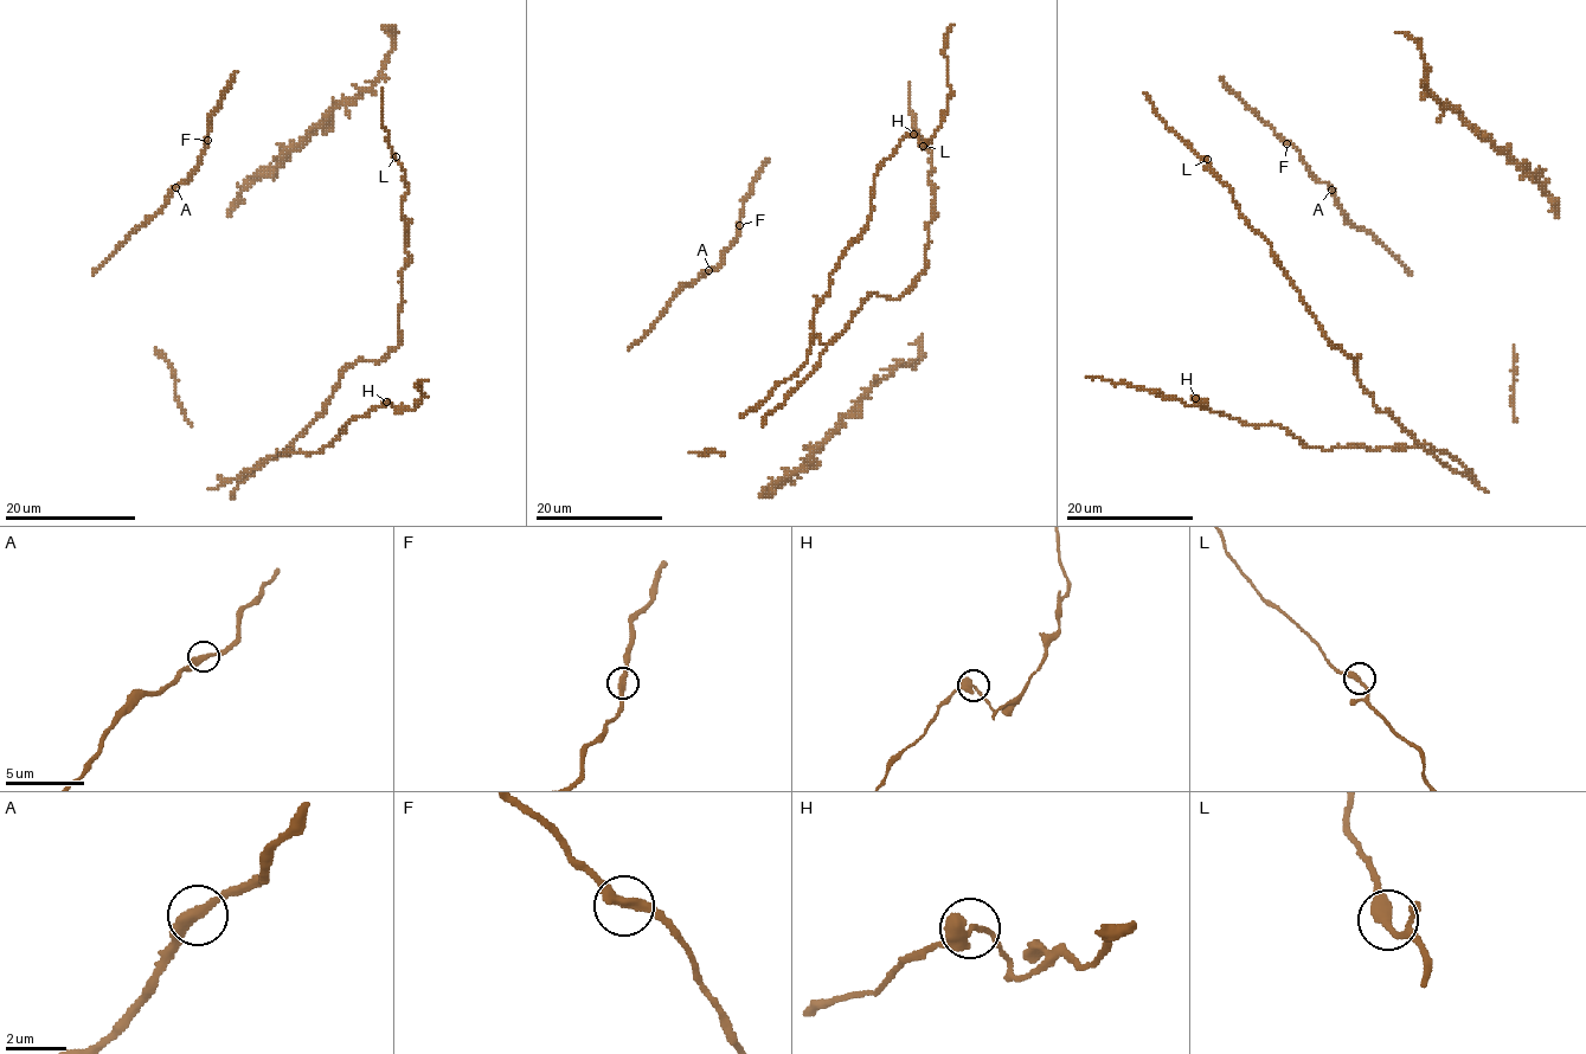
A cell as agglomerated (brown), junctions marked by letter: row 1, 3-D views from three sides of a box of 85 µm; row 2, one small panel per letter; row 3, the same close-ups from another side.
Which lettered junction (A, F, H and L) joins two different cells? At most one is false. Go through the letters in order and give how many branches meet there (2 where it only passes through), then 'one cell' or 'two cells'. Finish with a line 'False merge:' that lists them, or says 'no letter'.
A: 2 branches meet; one cell
F: 2 branches meet; one cell
H: 2 branches meet; two cells
L: 2 branches meet; one cell
False merge: H

